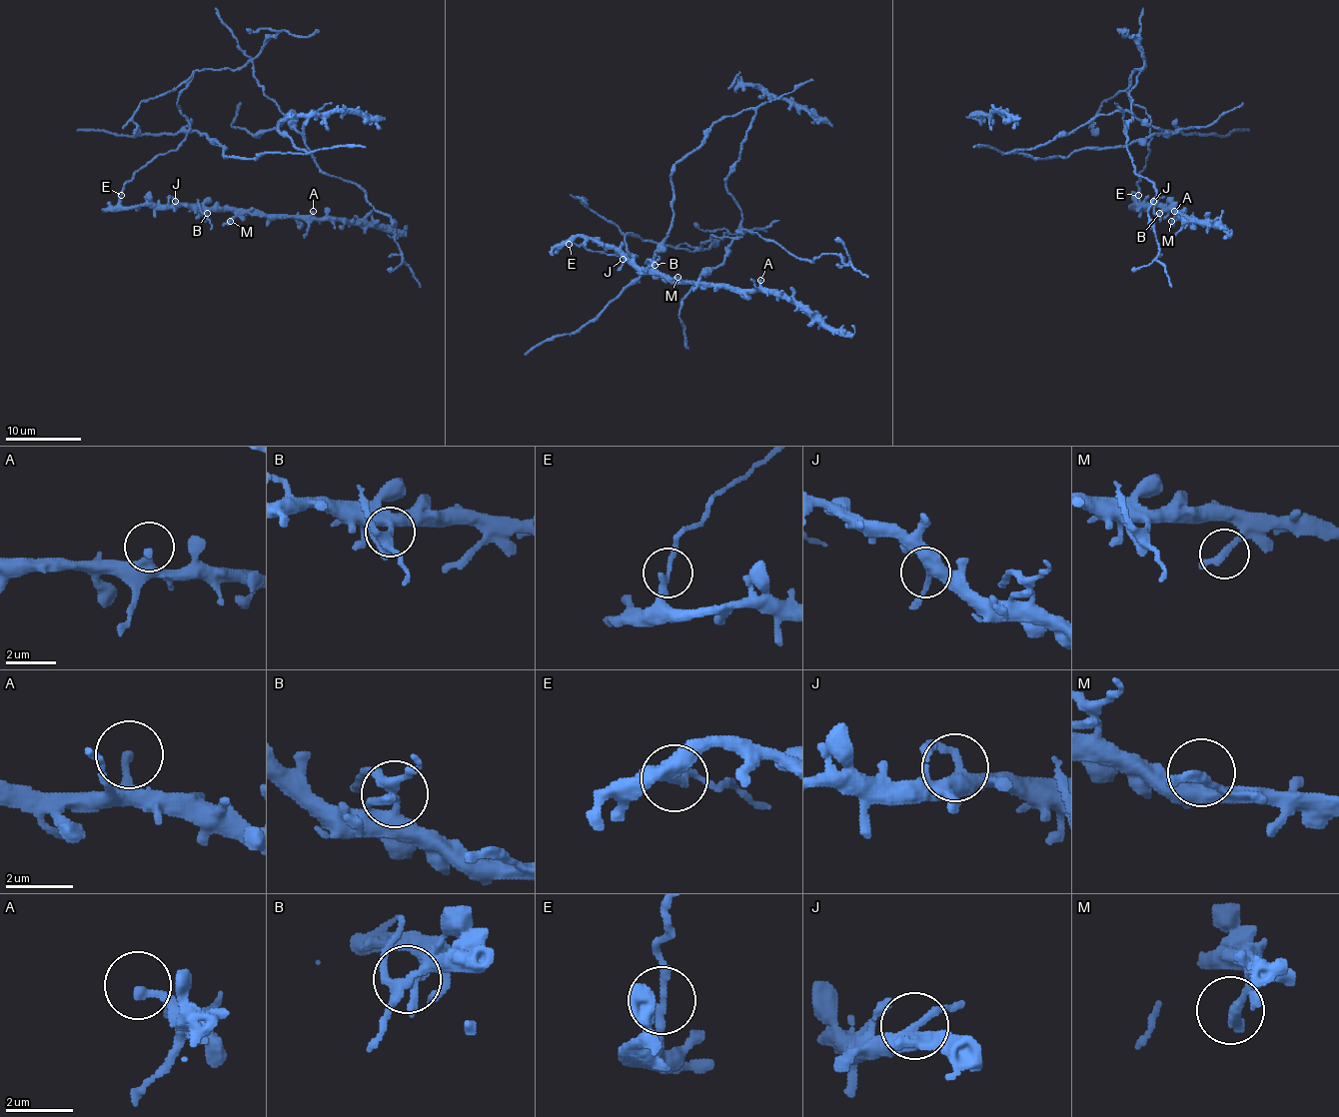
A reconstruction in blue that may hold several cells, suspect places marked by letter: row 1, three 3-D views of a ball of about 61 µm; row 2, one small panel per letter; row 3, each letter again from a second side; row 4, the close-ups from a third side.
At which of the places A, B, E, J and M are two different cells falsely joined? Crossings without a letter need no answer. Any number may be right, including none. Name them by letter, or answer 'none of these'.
B, E

